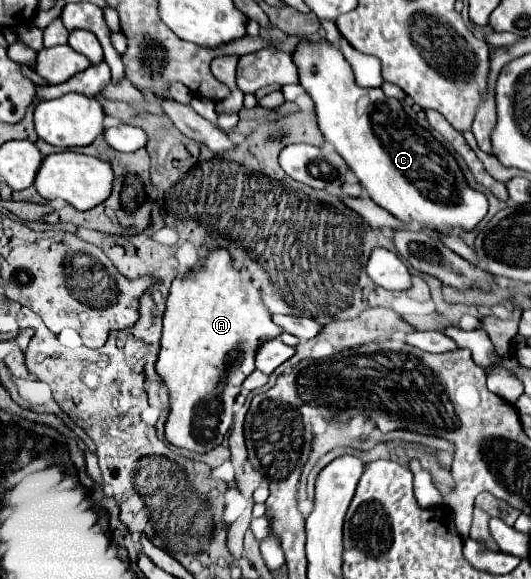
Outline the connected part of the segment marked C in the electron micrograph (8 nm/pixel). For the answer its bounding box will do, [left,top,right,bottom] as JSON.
[295,39,489,233]

